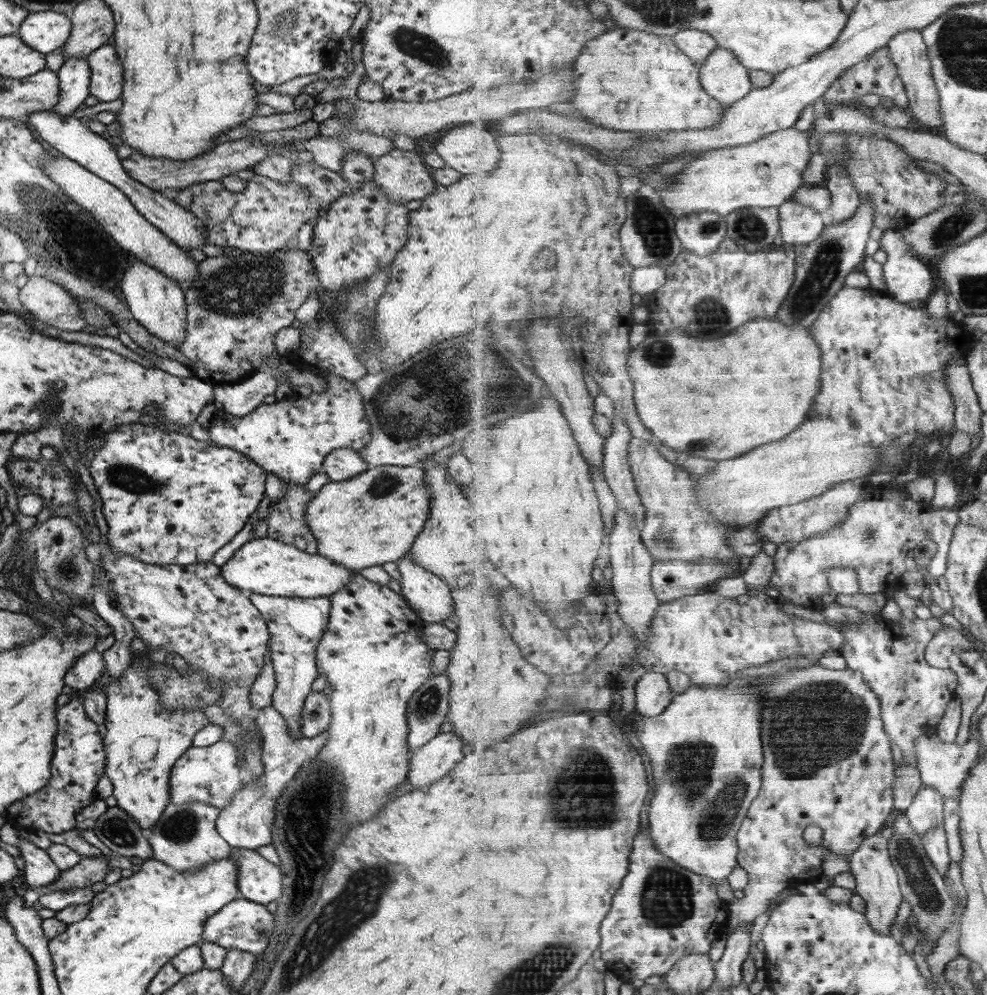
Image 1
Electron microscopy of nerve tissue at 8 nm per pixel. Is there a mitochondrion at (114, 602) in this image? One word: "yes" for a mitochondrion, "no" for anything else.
no

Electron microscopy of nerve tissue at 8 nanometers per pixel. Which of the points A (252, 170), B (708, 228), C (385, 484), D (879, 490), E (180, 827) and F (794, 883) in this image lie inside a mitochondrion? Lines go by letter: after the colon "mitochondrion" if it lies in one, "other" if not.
A: other
B: mitochondrion
C: mitochondrion
D: other
E: mitochondrion
F: other

